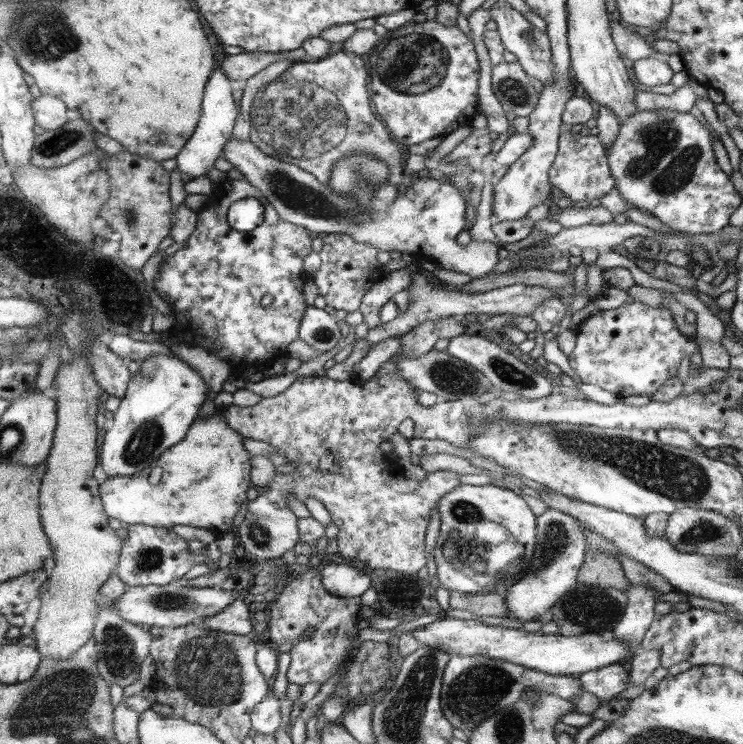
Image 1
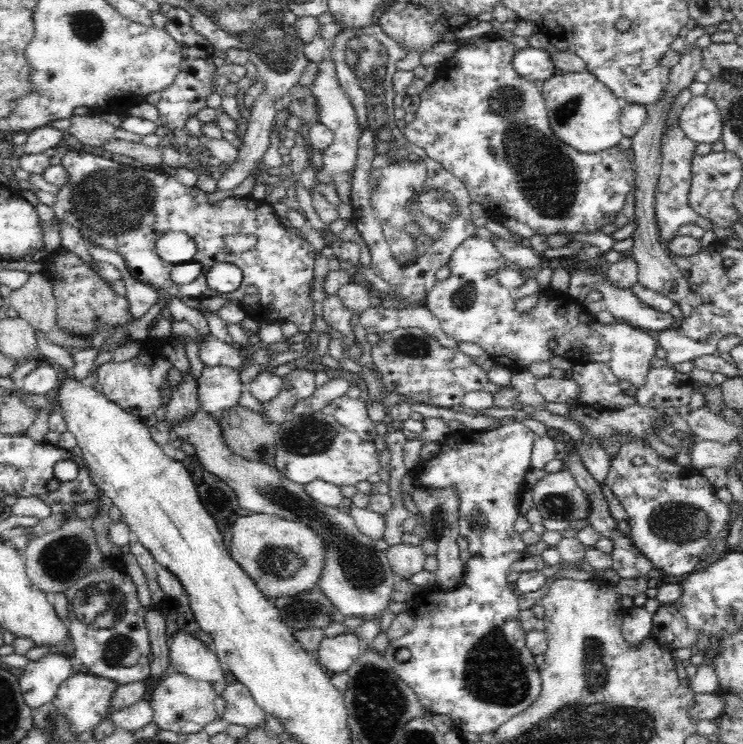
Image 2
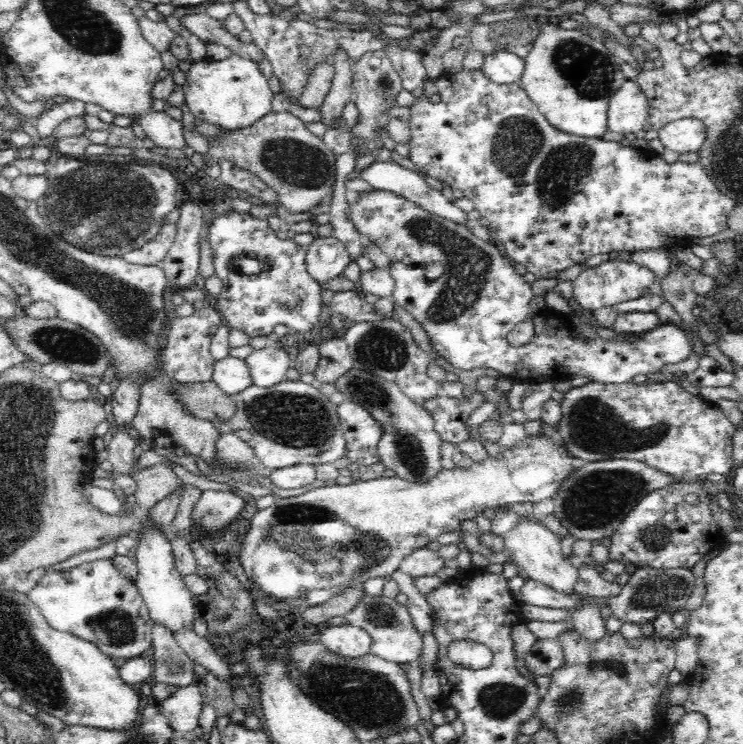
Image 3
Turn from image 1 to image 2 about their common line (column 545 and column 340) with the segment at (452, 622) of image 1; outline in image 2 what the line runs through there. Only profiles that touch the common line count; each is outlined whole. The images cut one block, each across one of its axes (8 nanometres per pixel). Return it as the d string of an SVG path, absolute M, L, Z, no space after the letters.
M347 632L334 637L326 636L321 640L316 654L321 667L329 674L340 674L353 666L362 647L362 640L355 633Z

